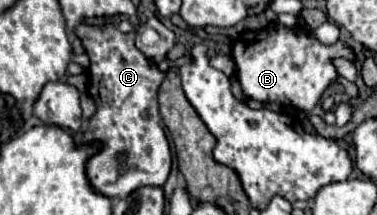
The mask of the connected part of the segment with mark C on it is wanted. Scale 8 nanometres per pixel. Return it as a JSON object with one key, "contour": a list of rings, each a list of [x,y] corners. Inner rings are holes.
{"contour":[[[82,22],[74,29],[90,57],[90,77],[96,81],[92,99],[96,113],[84,133],[84,141],[100,141],[102,149],[88,161],[88,177],[92,187],[108,195],[128,197],[140,185],[164,185],[172,168],[172,153],[158,117],[156,93],[164,81],[164,73],[154,61],[146,59],[134,45],[134,33],[122,33],[114,25],[86,25]],[[150,149],[150,153],[146,151]]]}

